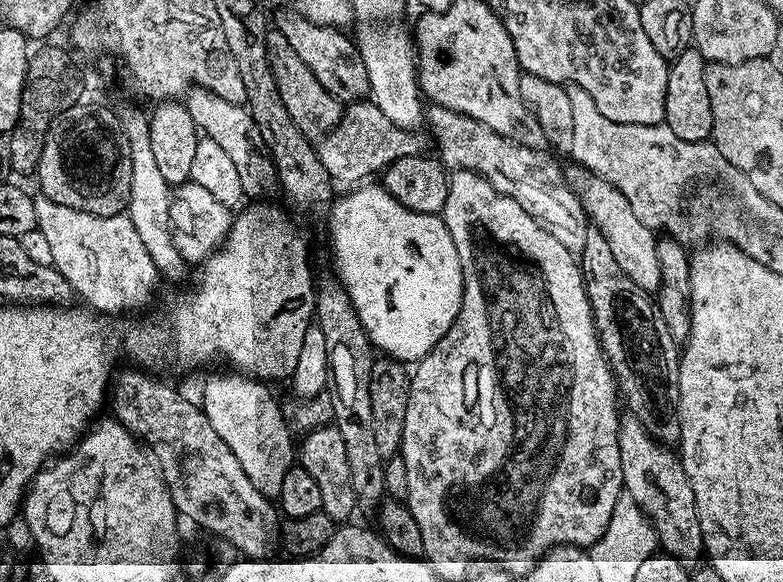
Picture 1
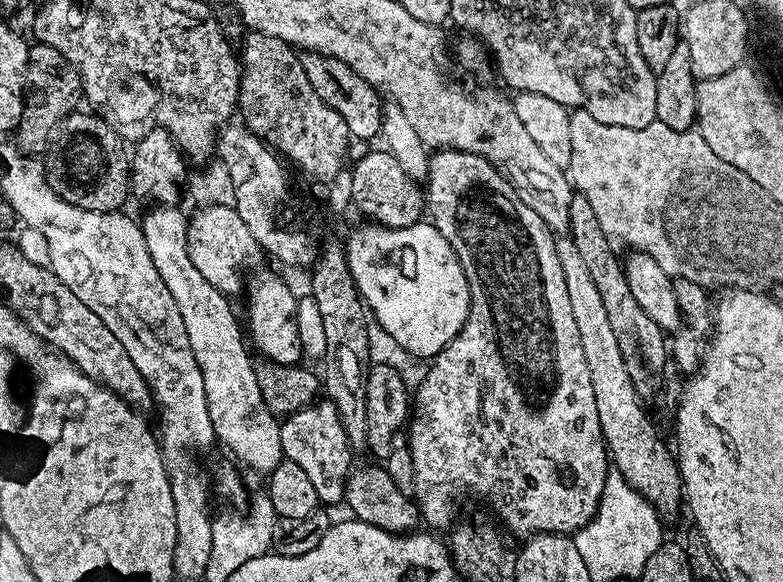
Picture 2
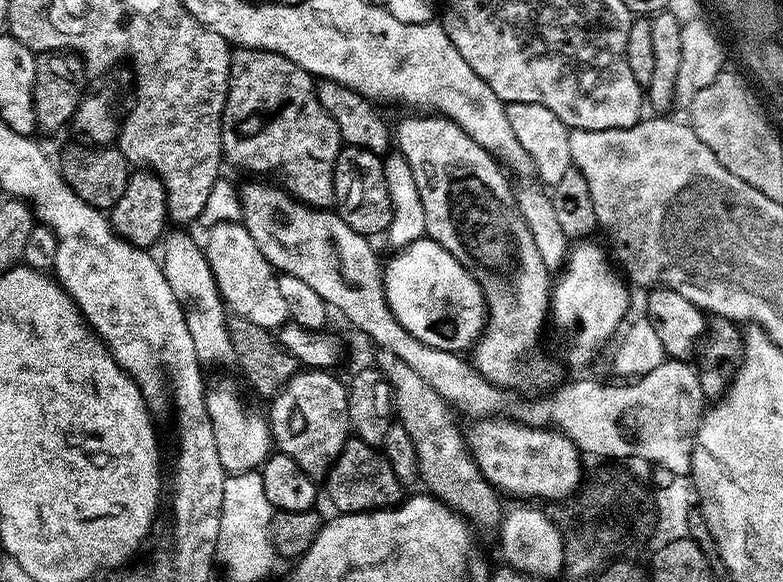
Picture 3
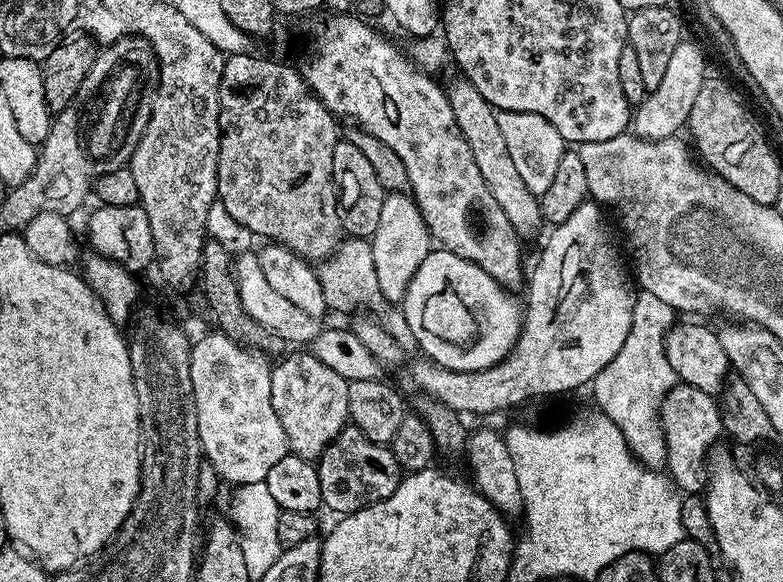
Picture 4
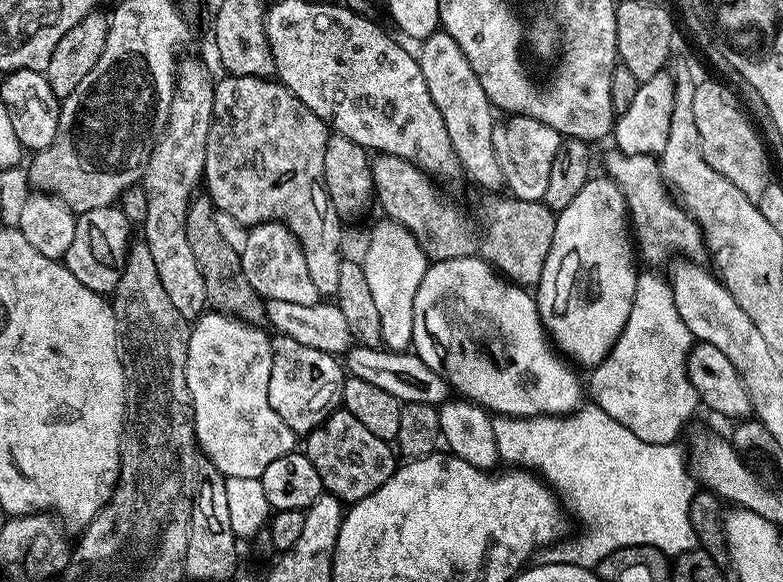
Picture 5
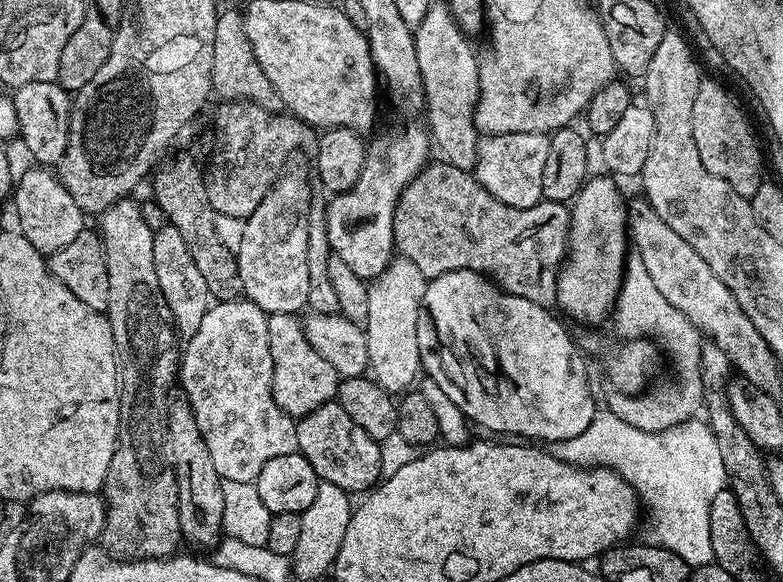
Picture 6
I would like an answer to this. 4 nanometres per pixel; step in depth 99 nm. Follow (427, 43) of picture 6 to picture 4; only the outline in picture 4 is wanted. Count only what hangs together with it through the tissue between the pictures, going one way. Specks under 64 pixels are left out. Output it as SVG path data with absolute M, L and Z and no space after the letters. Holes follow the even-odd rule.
M457 78L452 85L447 85L446 91L450 110L454 110L454 122L458 122L458 130L462 130L462 138L466 138L466 146L470 146L474 162L478 162L478 170L482 170L482 178L486 178L486 184L490 186L498 206L502 206L506 218L510 218L514 230L521 238L538 235L540 227L546 224L540 202L526 186L526 182L522 182L514 166L514 158L510 158L506 137L498 127L497 109L488 104L486 98L482 98L482 94L478 94L478 90L474 90L474 86L466 79Z

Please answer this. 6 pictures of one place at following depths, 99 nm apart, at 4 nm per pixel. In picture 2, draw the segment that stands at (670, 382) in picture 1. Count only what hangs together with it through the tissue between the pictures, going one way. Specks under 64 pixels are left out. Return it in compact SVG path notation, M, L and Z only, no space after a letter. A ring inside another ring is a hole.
M579 194L573 195L570 202L567 235L572 237L574 246L578 246L578 254L582 254L590 270L590 278L594 278L598 294L602 294L602 306L606 306L606 318L610 318L614 338L618 338L618 350L622 350L622 362L626 362L630 382L634 382L641 398L649 398L659 390L664 380L664 367L670 364L670 344L666 333L646 314L646 310L642 310L642 306L638 306L634 294L630 294L621 257L610 246L606 234L602 234L602 226L590 202Z

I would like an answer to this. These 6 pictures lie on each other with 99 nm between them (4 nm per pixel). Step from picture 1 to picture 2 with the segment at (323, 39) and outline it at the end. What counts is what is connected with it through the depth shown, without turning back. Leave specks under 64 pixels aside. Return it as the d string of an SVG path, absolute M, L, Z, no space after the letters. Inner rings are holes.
M304 52L300 56L302 70L306 70L306 78L310 78L310 86L314 86L314 94L330 106L330 110L338 110L342 114L342 122L346 122L346 130L349 137L356 142L369 142L380 136L380 123L384 121L381 93L370 86L368 82L346 62L342 62L333 56L327 56L321 52Z

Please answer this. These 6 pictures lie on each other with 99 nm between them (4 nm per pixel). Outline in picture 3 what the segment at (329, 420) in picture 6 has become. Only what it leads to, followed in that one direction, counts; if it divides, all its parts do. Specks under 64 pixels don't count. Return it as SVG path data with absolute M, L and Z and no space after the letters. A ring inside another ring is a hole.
M349 438L342 446L342 454L332 464L326 483L328 500L340 514L395 508L402 500L402 486L398 478L394 478L394 470L390 470L390 462L384 457L383 451L375 444L367 444L355 438Z

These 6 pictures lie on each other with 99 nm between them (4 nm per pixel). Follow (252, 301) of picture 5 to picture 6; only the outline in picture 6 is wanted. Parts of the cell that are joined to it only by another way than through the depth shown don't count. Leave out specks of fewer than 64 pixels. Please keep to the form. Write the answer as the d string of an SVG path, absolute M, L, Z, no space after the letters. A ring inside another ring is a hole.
M178 153L168 164L159 165L151 175L152 200L162 208L167 221L178 230L186 241L186 248L194 264L205 279L209 297L215 301L236 300L244 293L241 271L238 270L236 255L227 249L215 233L214 218L217 216L210 205L207 179L203 170L190 153Z

